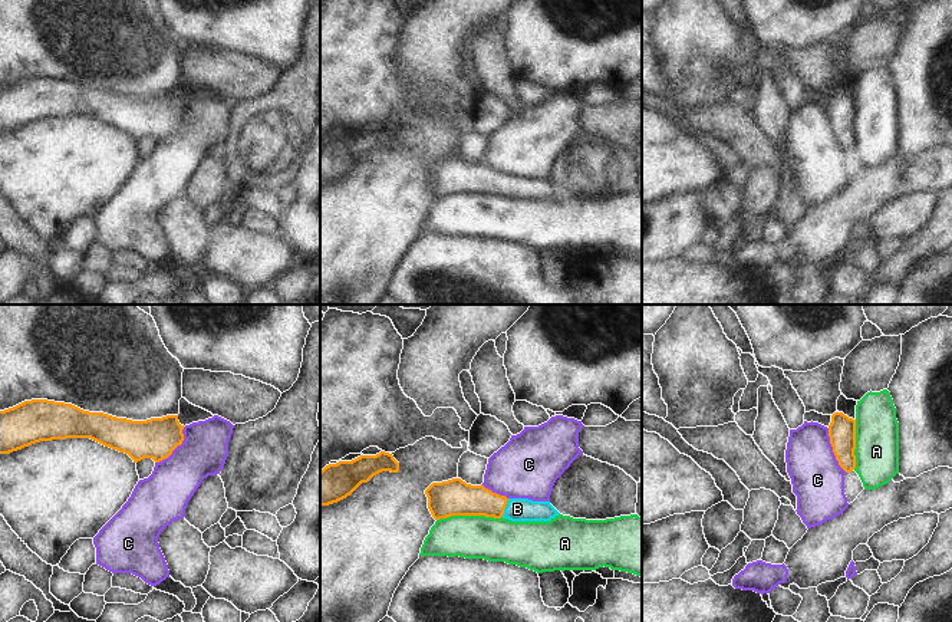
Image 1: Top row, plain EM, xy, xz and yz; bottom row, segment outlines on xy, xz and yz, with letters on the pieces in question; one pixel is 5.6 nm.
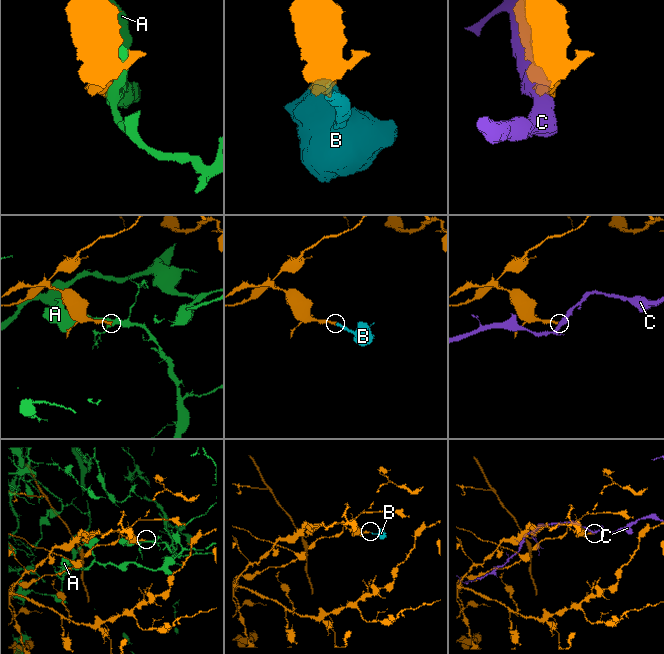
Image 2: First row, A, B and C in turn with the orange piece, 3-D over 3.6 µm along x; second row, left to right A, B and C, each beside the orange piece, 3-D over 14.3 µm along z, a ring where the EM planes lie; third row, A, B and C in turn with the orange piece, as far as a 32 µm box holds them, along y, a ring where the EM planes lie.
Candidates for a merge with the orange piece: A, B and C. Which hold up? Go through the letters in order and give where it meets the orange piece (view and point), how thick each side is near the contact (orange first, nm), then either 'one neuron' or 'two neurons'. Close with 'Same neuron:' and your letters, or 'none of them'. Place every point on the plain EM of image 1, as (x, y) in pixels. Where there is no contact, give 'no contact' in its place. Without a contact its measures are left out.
A: meets orange in xz at (468, 193); 200 nm thick on the orange side, 240 nm on the other; two neurons
B: meets orange in xz at (504, 186); 190 nm thick on the orange side, 130 nm on the other; one neuron
C: meets orange in xy at (175, 125); 220 nm thick on the orange side, 260 nm on the other; two neurons
Same neuron: B

